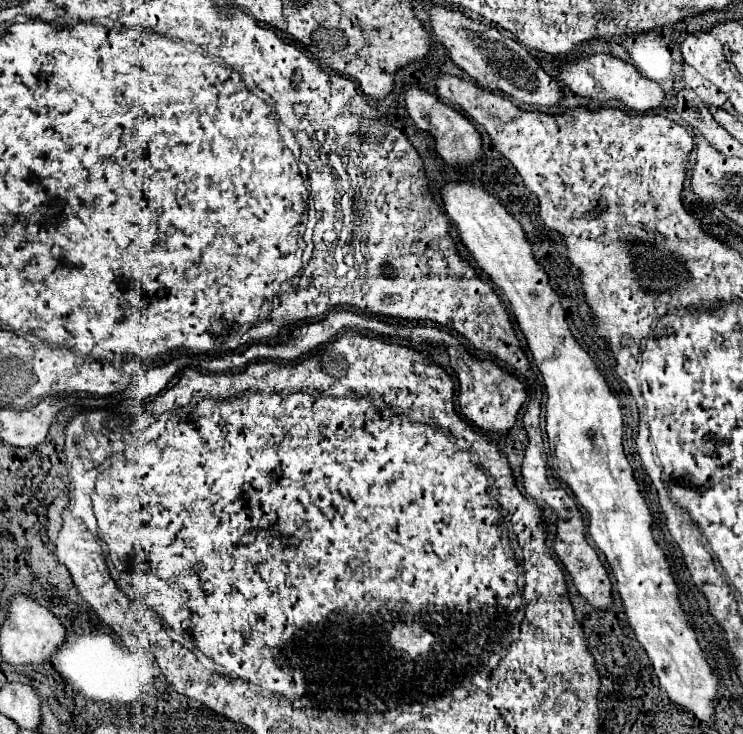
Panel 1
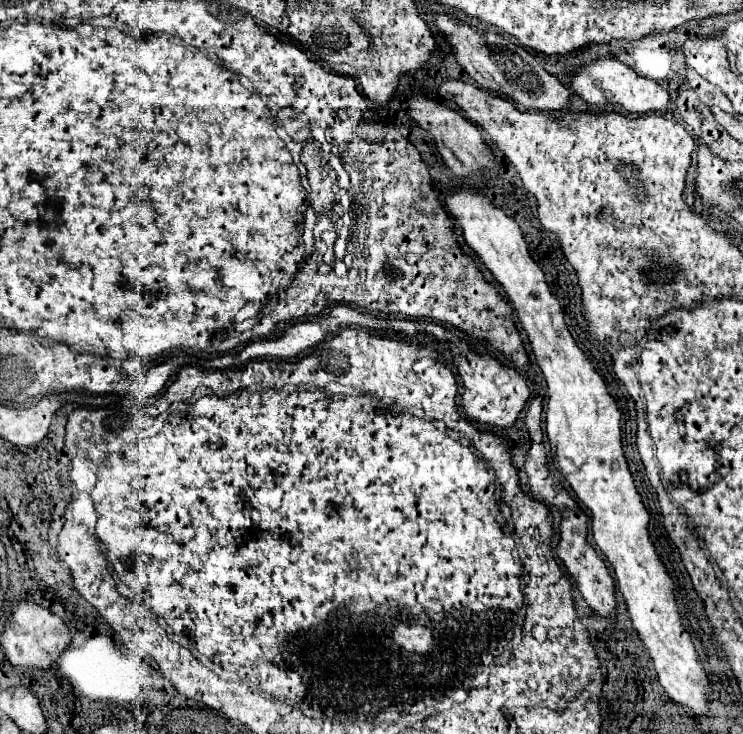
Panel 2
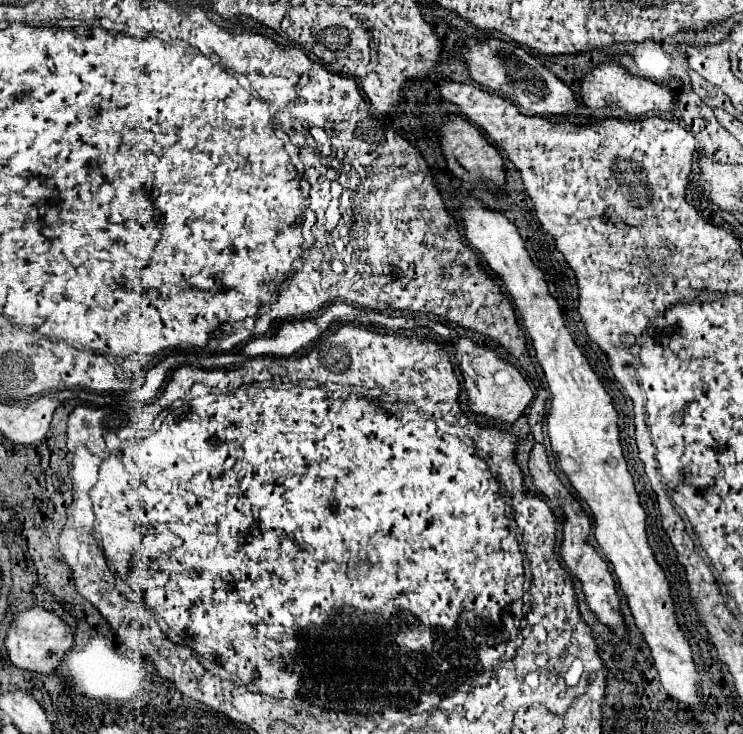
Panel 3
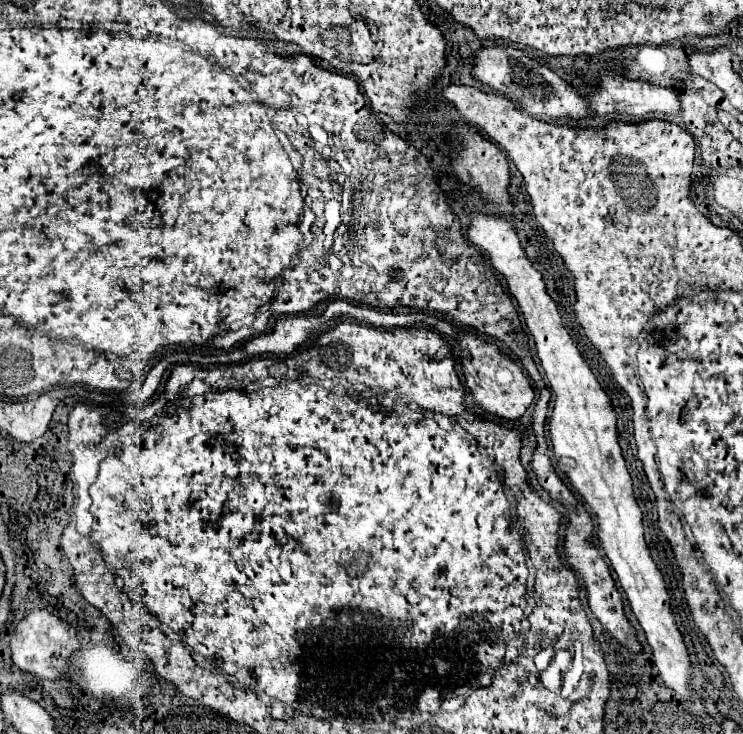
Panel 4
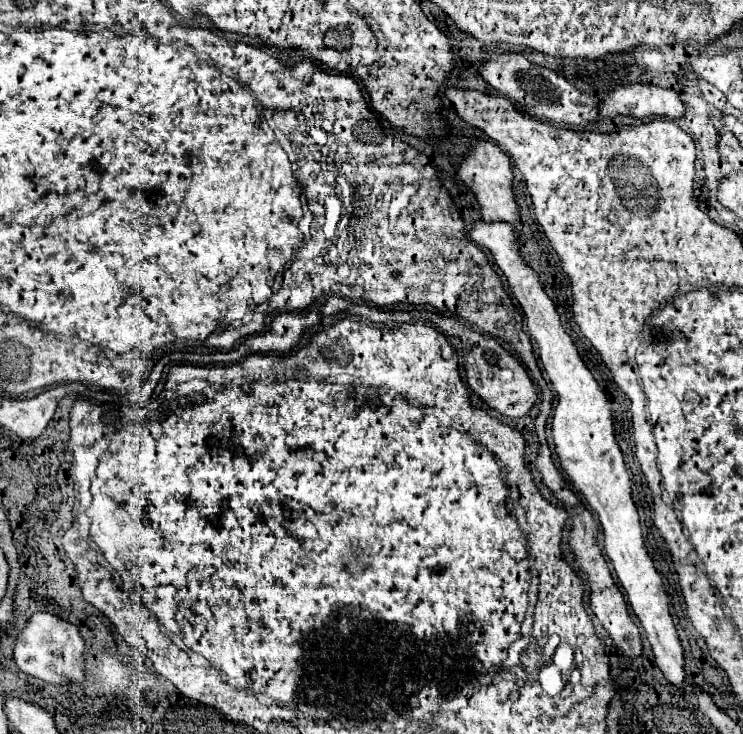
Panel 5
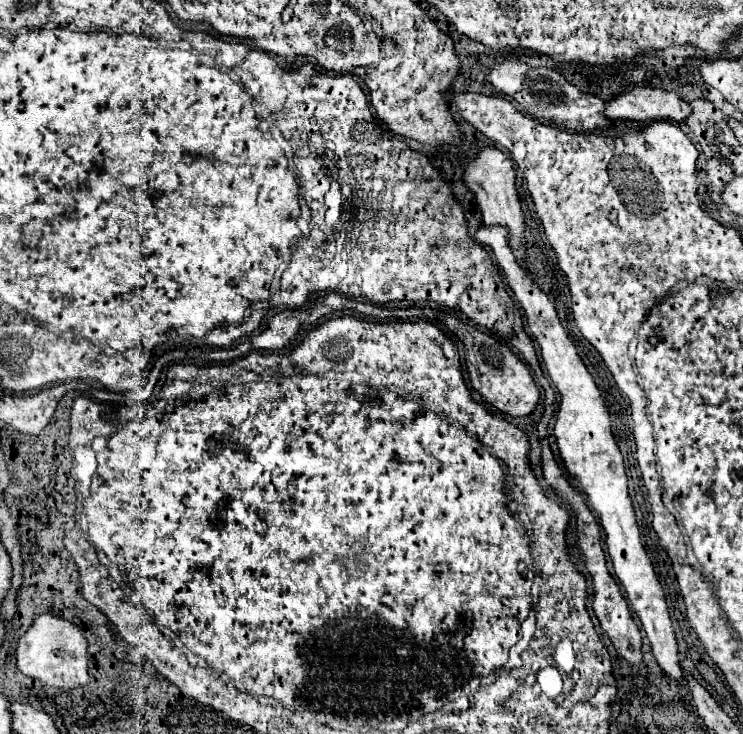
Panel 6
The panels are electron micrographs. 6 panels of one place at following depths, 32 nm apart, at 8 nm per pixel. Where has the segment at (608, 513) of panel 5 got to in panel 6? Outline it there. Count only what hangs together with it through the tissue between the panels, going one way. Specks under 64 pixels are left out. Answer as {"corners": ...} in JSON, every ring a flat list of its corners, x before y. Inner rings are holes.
{"corners":[[480,226,480,230,474,234,474,240,480,242,482,246,490,248,492,254,496,256,500,270,508,278,510,290,514,292,520,306,524,308,530,334,534,336,534,340,540,346,546,370,548,370,554,386,560,392,560,408,556,414,554,434,558,440,562,464,564,464,566,472,574,480,578,480,578,488,586,494,590,506,600,516,600,524,602,524,604,534,606,534,606,548,608,548,608,554,612,558,614,574,624,586,626,598,630,600,630,608,640,618,640,622,646,630,646,636,650,640,652,654,656,656,662,670,670,678,682,680,678,644,674,638,668,604,666,604,662,586,658,582,658,576,652,570,652,562,650,562,646,548,642,544,642,538,640,538,636,514,634,514,634,508,632,508,632,502,628,496,628,478,626,478,626,470,624,470,624,460,622,460,620,448,612,436,608,408,600,396,600,390,594,384,594,378,586,370,572,340,564,332,552,302,534,284,532,276,516,264,514,252,512,252,512,248,508,248,506,234,508,232,500,226]]}

